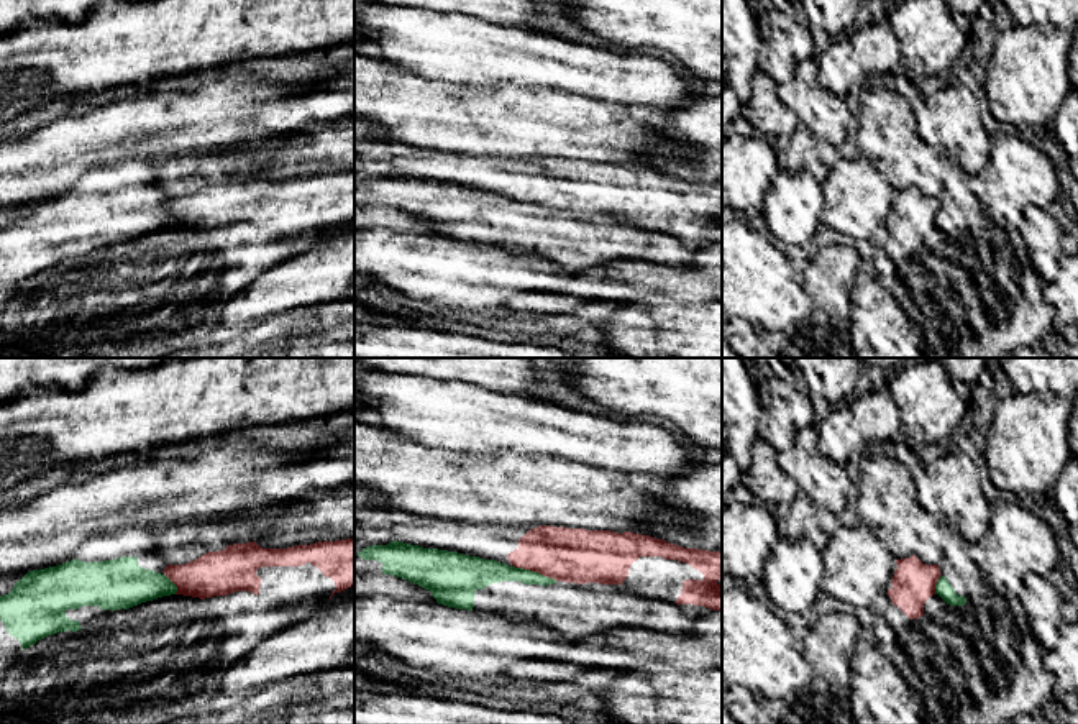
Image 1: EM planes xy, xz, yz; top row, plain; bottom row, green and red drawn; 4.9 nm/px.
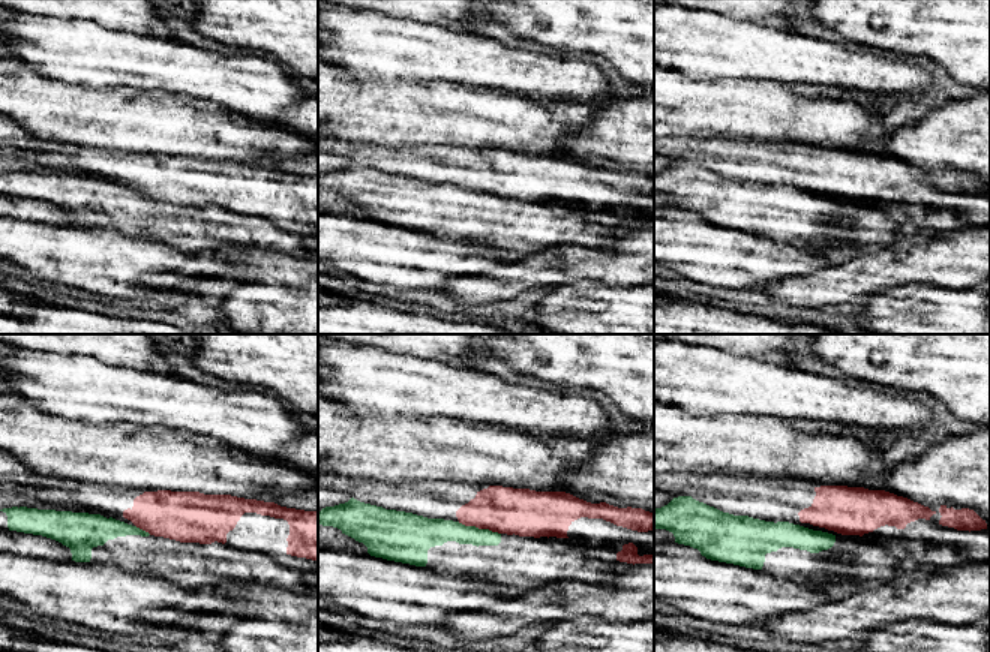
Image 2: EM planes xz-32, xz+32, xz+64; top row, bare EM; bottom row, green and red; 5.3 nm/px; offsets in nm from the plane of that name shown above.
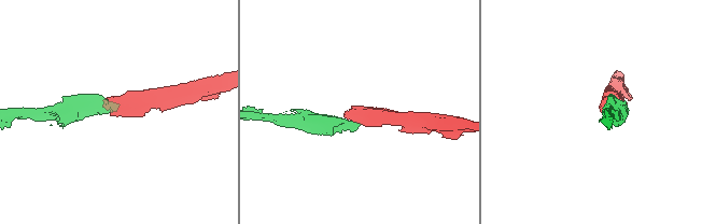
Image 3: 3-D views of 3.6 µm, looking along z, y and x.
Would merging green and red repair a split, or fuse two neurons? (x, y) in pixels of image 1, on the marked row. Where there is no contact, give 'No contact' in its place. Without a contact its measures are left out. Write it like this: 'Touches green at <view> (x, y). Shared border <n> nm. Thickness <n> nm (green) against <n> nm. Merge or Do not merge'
Touches green at xz (535, 572). Shared border 220 nm. Thickness 130 nm (green) against 280 nm. Do not merge

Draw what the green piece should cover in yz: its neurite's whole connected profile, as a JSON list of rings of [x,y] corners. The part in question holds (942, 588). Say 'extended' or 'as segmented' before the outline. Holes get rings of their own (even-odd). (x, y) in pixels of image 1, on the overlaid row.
extended; [[[942,522],[939,540],[943,560],[939,563],[940,578],[935,584],[939,594],[950,606],[973,606],[981,598],[993,593],[983,571],[968,553],[968,543],[963,540],[957,525]]]

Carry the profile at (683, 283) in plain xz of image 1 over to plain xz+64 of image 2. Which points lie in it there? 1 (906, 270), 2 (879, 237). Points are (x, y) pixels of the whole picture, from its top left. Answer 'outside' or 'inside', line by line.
1: inside
2: outside

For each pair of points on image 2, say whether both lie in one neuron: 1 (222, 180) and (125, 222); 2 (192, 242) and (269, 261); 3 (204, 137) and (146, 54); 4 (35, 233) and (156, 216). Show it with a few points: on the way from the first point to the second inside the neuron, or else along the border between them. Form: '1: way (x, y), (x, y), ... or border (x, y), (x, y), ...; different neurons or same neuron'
1: border (150, 198), (203, 209); different neurons
2: border (255, 249), (221, 246), (201, 249), (195, 254); different neurons
3: border (138, 89), (165, 89), (207, 101); different neurons
4: border (123, 231), (131, 236), (149, 236), (158, 240); different neurons

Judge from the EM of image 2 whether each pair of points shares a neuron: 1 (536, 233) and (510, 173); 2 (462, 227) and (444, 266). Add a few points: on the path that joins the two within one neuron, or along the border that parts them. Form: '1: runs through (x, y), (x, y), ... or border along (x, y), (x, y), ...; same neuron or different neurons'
1: border along (501, 197), (539, 203); different neurons
2: border along (425, 231), (441, 237), (471, 240), (491, 248); different neurons

